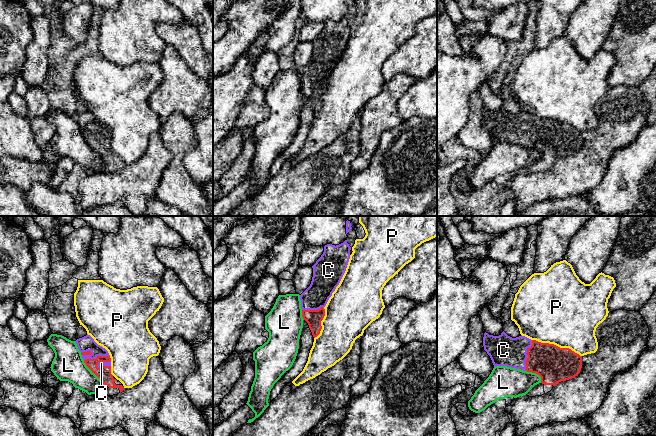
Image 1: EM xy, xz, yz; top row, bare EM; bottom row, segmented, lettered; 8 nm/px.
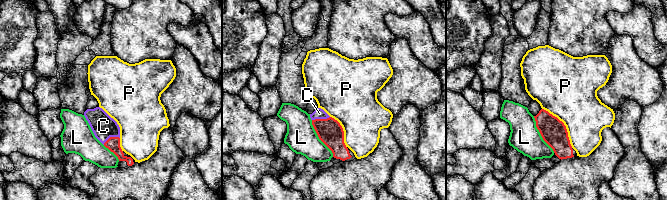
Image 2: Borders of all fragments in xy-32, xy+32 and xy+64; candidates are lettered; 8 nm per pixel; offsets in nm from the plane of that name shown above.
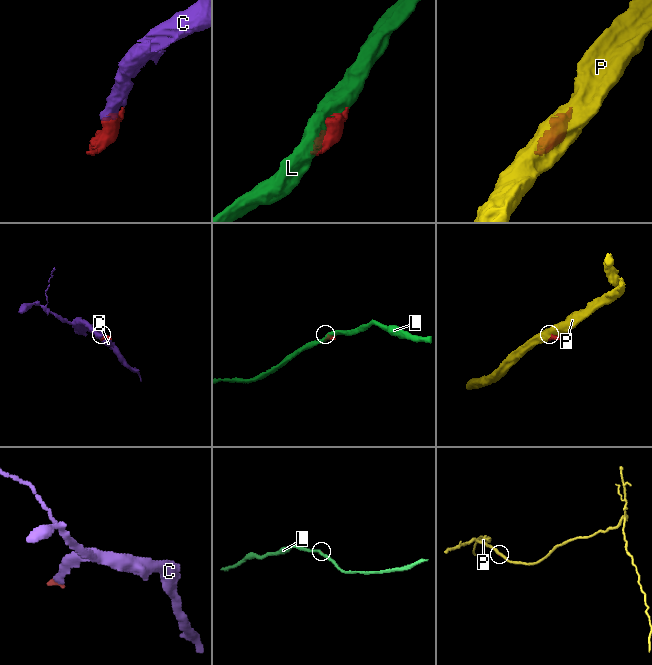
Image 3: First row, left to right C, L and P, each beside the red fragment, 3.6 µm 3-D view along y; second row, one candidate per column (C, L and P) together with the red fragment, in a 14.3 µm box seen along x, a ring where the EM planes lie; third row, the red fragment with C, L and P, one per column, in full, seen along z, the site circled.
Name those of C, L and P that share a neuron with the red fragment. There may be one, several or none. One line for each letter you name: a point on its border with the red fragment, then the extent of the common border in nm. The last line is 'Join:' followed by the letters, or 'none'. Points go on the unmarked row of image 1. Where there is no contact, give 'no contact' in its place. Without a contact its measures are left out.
C: yz (527, 131) | 260 nm
Join: C

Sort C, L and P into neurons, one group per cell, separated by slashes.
C / L / P

